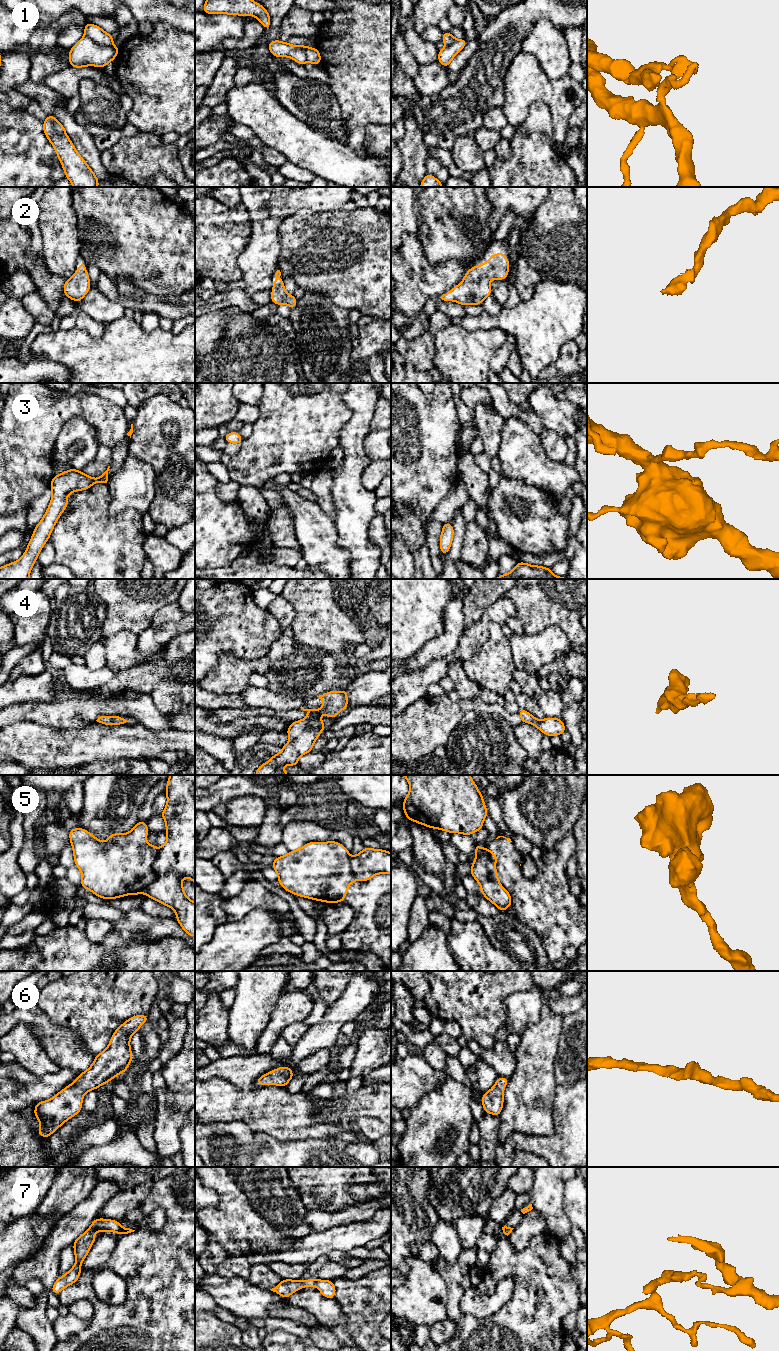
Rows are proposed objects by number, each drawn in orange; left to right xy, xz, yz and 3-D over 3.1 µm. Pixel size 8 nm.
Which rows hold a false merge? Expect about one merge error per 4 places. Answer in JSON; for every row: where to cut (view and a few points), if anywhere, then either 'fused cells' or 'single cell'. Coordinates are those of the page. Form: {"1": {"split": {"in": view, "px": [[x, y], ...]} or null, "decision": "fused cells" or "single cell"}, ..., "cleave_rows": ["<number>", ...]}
{"1": {"split": {"in": "xy", "px": [[85, 35], [97, 43], [110, 45], [116, 54]]}, "decision": "fused cells"}, "2": {"split": null, "decision": "single cell"}, "3": {"split": null, "decision": "single cell"}, "4": {"split": null, "decision": "single cell"}, "5": {"split": {"in": "xy", "px": [[159, 851], [153, 864], [155, 879], [143, 892]]}, "decision": "fused cells"}, "6": {"split": null, "decision": "single cell"}, "7": {"split": {"in": "xy", "px": [[122, 1228], [119, 1233]]}, "decision": "fused cells"}, "cleave_rows": ["1", "5", "7"]}

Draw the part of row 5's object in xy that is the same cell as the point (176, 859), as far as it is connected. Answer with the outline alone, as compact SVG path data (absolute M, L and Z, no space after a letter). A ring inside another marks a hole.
M170 775L167 780L167 804L160 816L166 822L168 836L166 843L160 846L153 864L156 879L145 890L146 896L172 908L176 920L187 935L195 936L195 902L184 893L182 879L189 877L195 883L195 775Z

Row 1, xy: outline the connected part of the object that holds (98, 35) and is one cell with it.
M86 23L84 25L85 36L92 39L95 43L111 46L116 50L116 55L118 54L121 47L115 47L113 45L113 35L108 34L102 28L92 23Z

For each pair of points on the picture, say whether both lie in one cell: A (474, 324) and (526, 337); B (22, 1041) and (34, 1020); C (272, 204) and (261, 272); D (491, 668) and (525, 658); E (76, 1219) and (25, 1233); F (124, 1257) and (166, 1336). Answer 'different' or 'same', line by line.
A: same
B: different
C: same
D: different
E: different
F: same

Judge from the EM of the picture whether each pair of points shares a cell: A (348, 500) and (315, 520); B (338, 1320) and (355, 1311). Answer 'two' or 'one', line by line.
A: two
B: two

